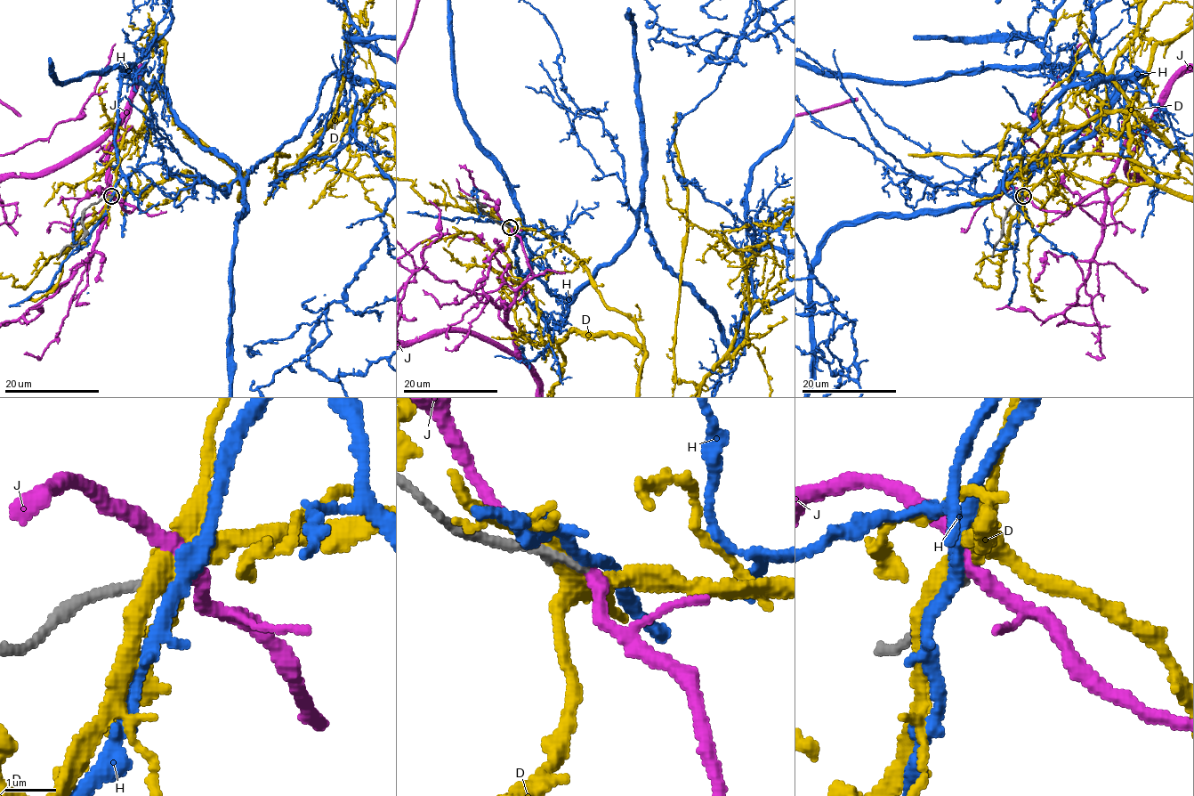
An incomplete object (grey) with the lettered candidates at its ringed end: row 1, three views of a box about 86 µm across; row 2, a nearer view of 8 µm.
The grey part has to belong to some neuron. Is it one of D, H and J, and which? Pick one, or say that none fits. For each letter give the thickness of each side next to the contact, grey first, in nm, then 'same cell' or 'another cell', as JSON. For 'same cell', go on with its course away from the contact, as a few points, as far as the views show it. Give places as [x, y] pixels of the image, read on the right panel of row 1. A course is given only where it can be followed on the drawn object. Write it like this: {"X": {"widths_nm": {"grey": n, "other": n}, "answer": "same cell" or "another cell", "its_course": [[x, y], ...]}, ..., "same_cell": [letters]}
{"D": {"widths_nm": {"grey": 220, "other": 360}, "answer": "another cell"}, "H": {"widths_nm": {"grey": 190, "other": 260}, "answer": "another cell"}, "J": {"widths_nm": {"grey": 180, "other": 300}, "answer": "another cell"}, "same_cell": []}

